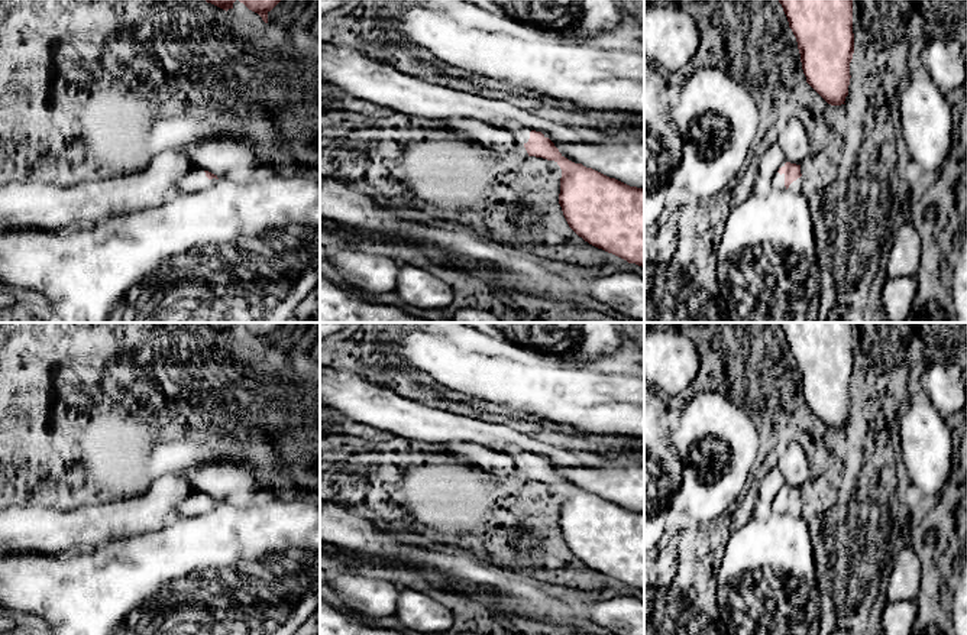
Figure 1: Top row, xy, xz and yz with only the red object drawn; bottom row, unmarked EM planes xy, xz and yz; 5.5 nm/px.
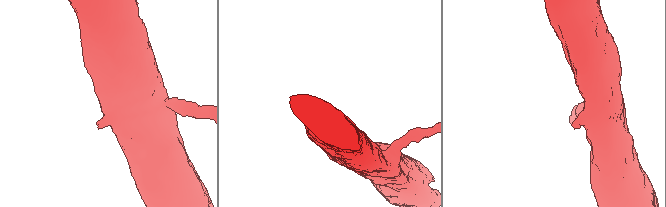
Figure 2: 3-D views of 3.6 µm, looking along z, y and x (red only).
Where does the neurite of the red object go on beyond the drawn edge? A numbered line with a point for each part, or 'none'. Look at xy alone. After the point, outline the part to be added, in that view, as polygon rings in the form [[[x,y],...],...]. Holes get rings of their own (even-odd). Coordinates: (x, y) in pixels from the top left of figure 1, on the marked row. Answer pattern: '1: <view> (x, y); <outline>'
1: xy (196, 181); [[[195,168],[193,169],[184,179],[181,179],[177,185],[174,185],[169,189],[169,194],[166,195],[166,200],[177,194],[190,194],[190,192],[198,192],[201,189],[210,188],[213,184],[216,184],[216,178],[208,179],[206,176],[204,169]]]

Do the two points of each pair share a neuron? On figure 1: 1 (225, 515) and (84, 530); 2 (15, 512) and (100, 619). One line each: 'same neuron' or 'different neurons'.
1: different neurons
2: different neurons

